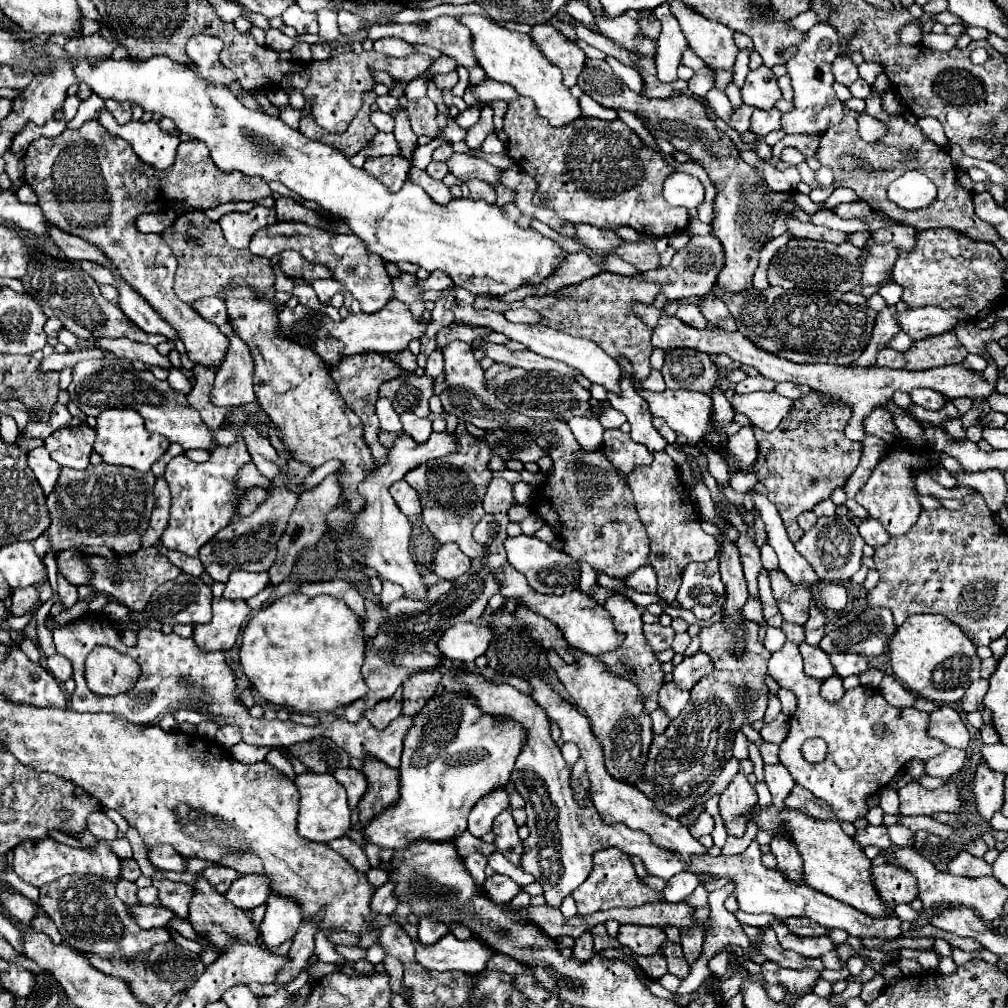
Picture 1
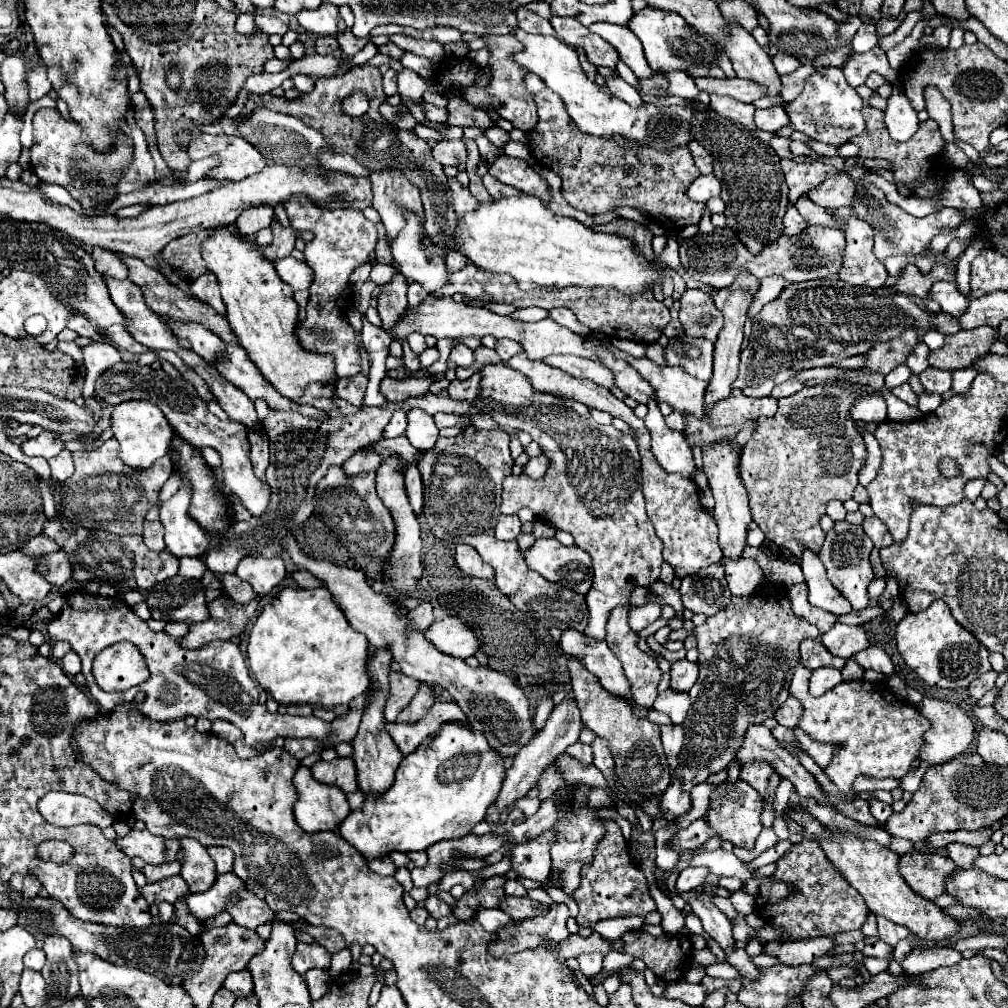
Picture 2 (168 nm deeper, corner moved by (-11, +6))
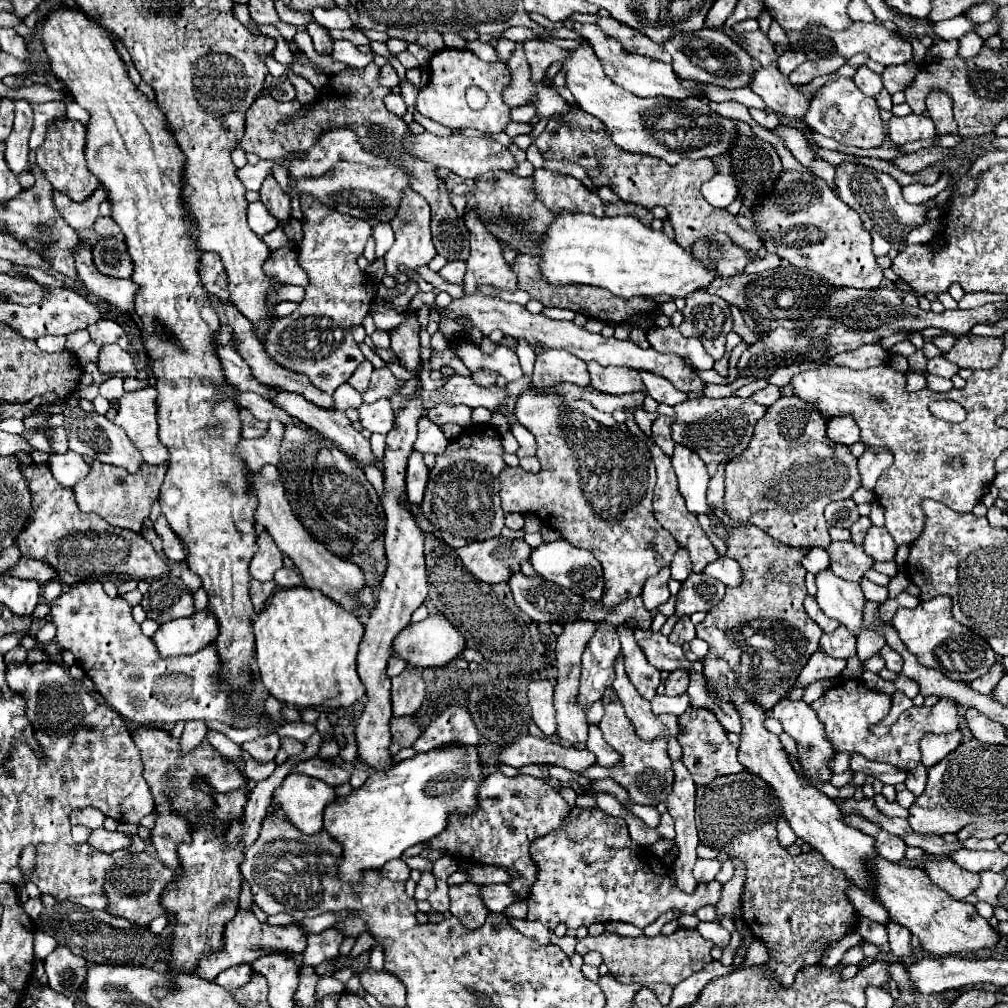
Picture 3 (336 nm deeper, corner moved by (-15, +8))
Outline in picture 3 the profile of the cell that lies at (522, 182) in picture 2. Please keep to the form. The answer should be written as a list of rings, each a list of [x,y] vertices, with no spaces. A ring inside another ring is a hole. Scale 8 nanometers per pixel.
[[[535,169],[533,185],[537,197],[555,213],[569,211],[569,213],[589,213],[595,217],[605,215],[601,197],[589,191],[575,177],[557,175],[547,169]]]

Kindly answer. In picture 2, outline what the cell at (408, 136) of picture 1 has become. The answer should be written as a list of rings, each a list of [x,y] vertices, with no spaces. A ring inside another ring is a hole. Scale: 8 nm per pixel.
[[[403,69],[399,73],[399,95],[403,99],[403,105],[407,105],[407,107],[415,105],[419,99],[423,99],[425,89],[427,89],[427,83],[417,73],[413,73],[409,69]]]

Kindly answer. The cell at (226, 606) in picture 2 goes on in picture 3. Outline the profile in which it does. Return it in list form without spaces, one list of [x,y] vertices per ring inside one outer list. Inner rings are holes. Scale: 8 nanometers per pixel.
[[[199,611],[191,617],[169,621],[151,637],[161,657],[193,655],[217,637],[217,621],[207,611]]]

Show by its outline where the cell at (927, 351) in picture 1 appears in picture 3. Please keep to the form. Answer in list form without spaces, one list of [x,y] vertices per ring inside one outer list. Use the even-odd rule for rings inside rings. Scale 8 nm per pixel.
[[[967,333],[957,339],[953,349],[945,357],[959,367],[991,369],[993,365],[997,365],[1003,347],[1005,345],[1001,337],[977,337]]]

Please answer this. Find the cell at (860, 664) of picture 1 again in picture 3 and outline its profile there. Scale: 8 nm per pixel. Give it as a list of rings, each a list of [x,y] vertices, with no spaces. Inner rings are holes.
[[[885,645],[879,653],[881,653],[881,657],[885,659],[889,671],[893,671],[893,673],[897,673],[897,675],[903,673],[903,659],[901,659],[901,655],[899,655],[895,649],[891,649],[889,645]]]

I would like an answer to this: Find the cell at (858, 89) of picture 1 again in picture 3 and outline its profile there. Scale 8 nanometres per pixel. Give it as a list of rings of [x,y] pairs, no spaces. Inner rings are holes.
[[[917,63],[885,67],[885,71],[881,73],[881,77],[883,77],[883,85],[885,85],[885,89],[887,89],[891,95],[897,93],[897,91],[905,91],[905,87],[909,87],[911,81],[915,79],[917,71],[919,71]]]

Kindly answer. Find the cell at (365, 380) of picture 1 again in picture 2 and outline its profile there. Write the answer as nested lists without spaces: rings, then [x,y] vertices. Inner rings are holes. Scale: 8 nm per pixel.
[[[357,373],[353,377],[343,377],[335,383],[335,391],[341,399],[349,401],[355,407],[363,407],[363,397],[365,397],[365,389],[367,389],[367,375],[365,373]]]

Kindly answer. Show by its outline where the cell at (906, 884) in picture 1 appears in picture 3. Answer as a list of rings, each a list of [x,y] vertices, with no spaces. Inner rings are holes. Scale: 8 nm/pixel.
[[[943,857],[943,859],[927,859],[927,863],[923,865],[923,869],[929,873],[929,879],[935,885],[939,885],[941,889],[945,889],[955,899],[965,899],[981,883],[979,875],[961,869],[949,857]]]

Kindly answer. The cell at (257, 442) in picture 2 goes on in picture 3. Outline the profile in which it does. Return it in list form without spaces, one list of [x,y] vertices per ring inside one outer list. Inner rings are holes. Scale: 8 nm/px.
[[[243,409],[241,411],[241,417],[243,417],[243,439],[253,439],[253,437],[263,437],[267,433],[267,423],[265,421],[259,421],[251,415],[251,411]]]

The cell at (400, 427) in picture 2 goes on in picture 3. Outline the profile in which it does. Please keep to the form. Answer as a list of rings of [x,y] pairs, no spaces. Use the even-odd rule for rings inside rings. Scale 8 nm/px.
[[[379,399],[371,405],[363,403],[359,409],[359,421],[363,429],[371,433],[389,433],[393,425],[393,407],[389,399]]]

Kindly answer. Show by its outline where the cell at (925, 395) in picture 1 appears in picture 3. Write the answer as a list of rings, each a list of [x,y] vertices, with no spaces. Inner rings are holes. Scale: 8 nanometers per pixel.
[[[939,355],[939,357],[931,357],[931,359],[927,359],[927,371],[933,373],[933,375],[951,379],[951,377],[959,371],[959,367],[957,367],[955,363],[947,361],[943,355]]]

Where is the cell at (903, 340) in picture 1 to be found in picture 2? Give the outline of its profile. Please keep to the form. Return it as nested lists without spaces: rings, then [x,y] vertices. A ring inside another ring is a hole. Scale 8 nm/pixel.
[[[931,329],[931,331],[927,331],[927,333],[923,335],[923,343],[925,343],[929,349],[939,349],[939,347],[943,345],[943,335],[941,335],[939,331]]]

